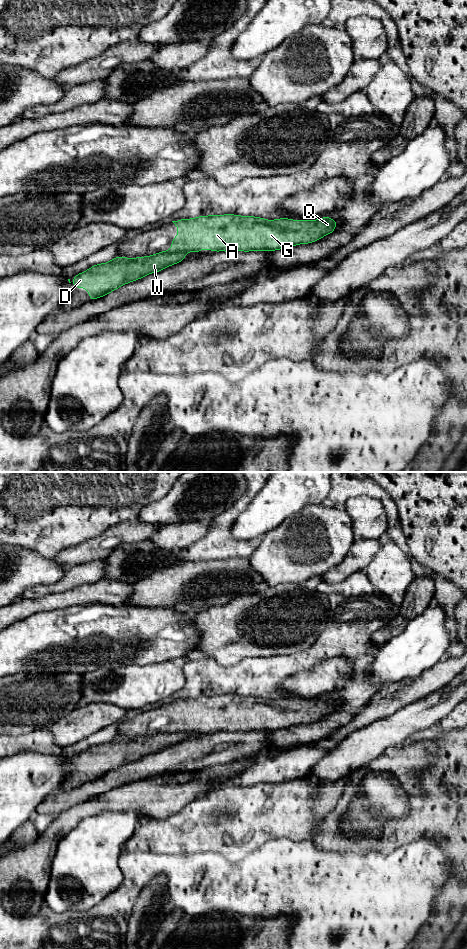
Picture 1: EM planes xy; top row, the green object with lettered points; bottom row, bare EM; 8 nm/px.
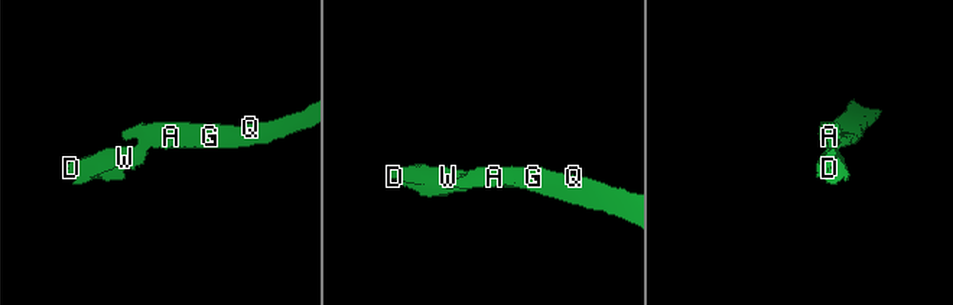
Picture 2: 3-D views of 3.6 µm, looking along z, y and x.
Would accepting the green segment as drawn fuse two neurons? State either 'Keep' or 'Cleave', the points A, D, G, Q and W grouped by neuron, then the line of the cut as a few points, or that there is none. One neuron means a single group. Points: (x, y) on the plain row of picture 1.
Cleave. Groups: A G Q / D W. Split along xy (170, 730), (184, 733)

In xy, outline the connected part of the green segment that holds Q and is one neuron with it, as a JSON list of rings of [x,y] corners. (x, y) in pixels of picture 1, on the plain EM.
[[[235,694],[197,696],[192,699],[172,701],[178,709],[178,715],[173,717],[170,731],[200,733],[201,729],[214,732],[250,732],[276,731],[288,727],[310,724],[326,715],[335,712],[338,701],[326,696],[314,701],[278,698],[268,700],[255,696]]]

